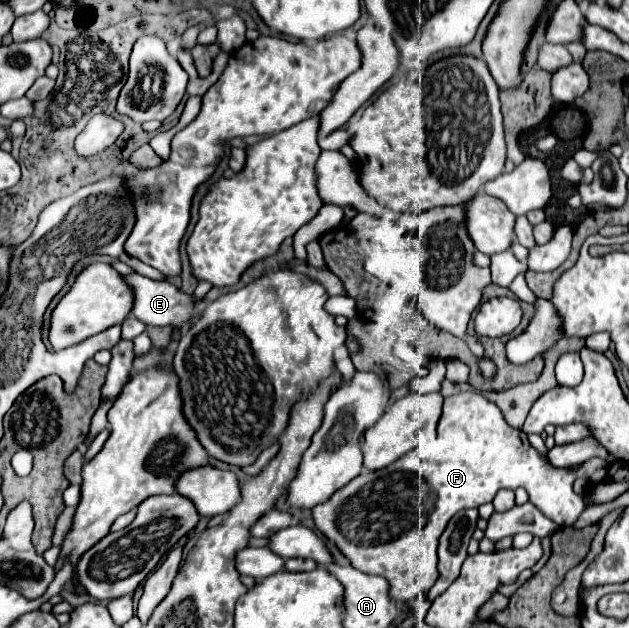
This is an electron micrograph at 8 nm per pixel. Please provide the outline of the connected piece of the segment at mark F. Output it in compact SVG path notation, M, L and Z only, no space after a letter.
M467 391L445 397L443 413L437 425L437 445L427 463L417 467L417 471L391 471L391 467L373 473L363 471L355 481L349 483L349 487L339 489L327 503L315 507L313 517L315 527L349 559L355 569L385 577L389 583L389 597L397 605L403 605L429 591L439 577L437 541L457 511L493 501L499 489L515 491L517 487L523 487L529 493L529 501L545 517L555 521L559 527L573 527L585 509L583 499L573 491L573 481L579 477L587 483L601 483L607 477L607 461L593 457L573 469L557 469L535 447L531 447L521 429L507 425L501 409L495 403L487 401L477 391Z

